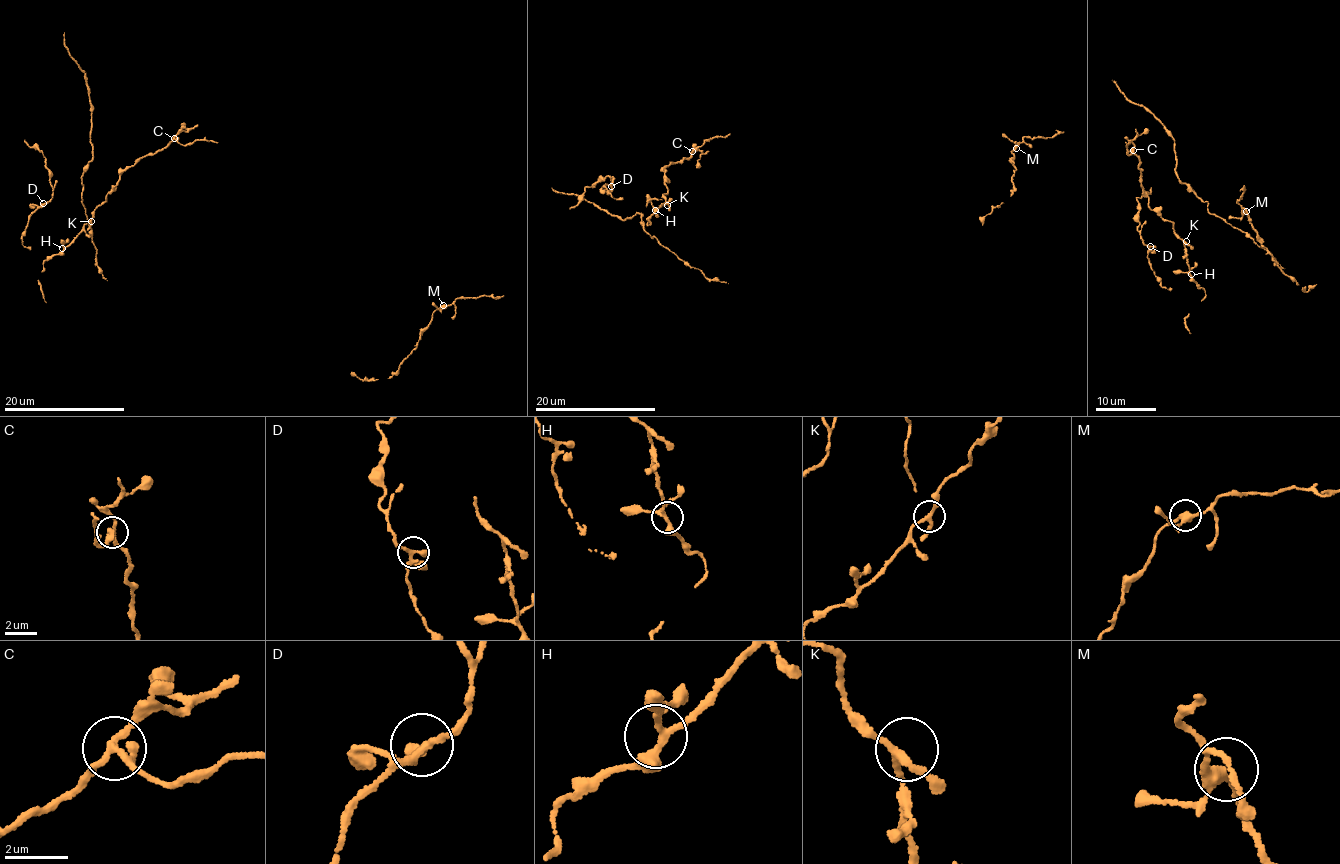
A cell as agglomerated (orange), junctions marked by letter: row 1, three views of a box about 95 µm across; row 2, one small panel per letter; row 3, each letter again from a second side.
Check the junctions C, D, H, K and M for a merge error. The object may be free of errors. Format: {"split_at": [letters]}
{"split_at": ["C"]}

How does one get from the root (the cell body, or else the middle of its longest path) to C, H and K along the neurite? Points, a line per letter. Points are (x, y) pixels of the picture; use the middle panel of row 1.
C: (666, 168), (674, 162), (687, 159), (693, 152)
H: (666, 168), (667, 192), (663, 195), (667, 200), (655, 210)
K: (666, 168), (667, 192), (663, 195), (667, 205)

